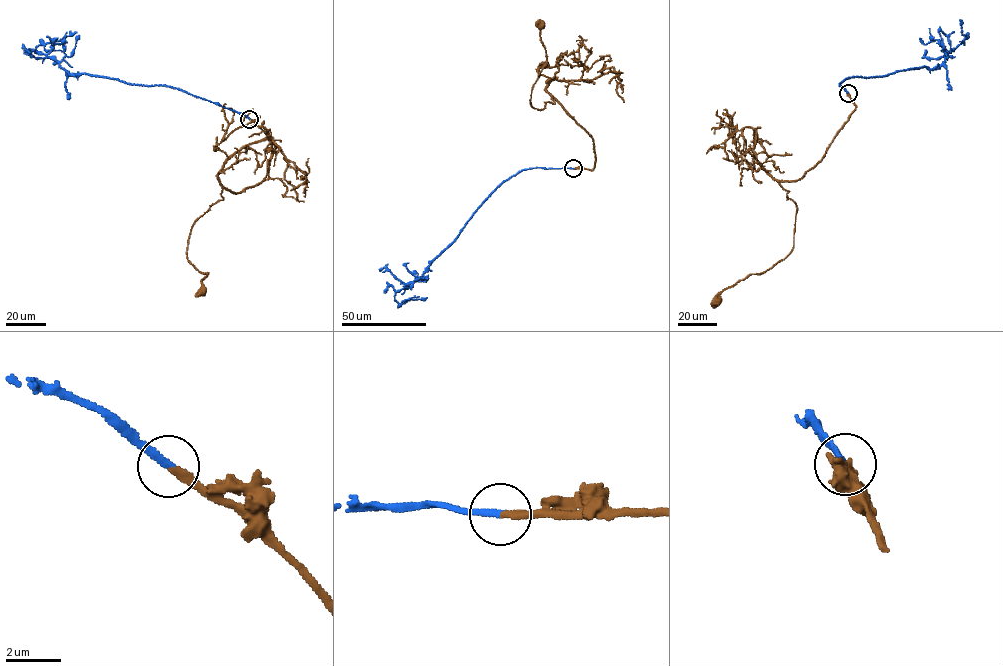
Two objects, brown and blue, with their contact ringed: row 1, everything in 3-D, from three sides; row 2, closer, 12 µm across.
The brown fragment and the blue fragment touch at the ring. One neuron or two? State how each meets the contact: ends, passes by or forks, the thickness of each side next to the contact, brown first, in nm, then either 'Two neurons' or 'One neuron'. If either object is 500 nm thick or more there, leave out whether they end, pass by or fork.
At the ring brown ends. At the ring blue ends. Thickness 240 nm (brown) against 240 nm. One neuron

